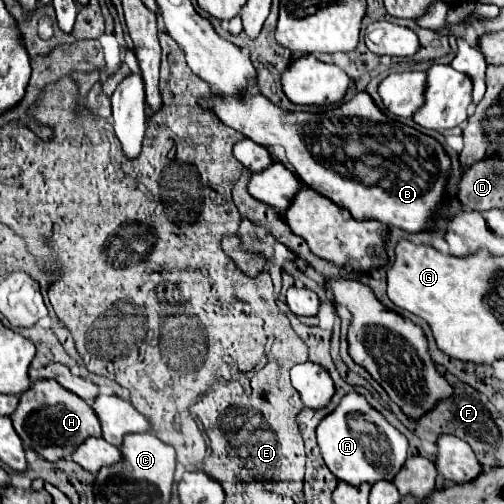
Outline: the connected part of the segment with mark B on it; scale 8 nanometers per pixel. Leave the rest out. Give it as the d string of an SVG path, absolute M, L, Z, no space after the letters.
M360 92L352 100L346 100L326 112L286 112L262 94L244 94L244 98L216 96L214 100L200 100L200 104L204 108L212 108L226 126L264 146L272 160L282 162L308 188L328 196L340 208L348 208L356 220L378 220L406 232L432 232L436 228L438 212L450 206L446 184L452 162L444 146L436 138L388 118L368 92Z

